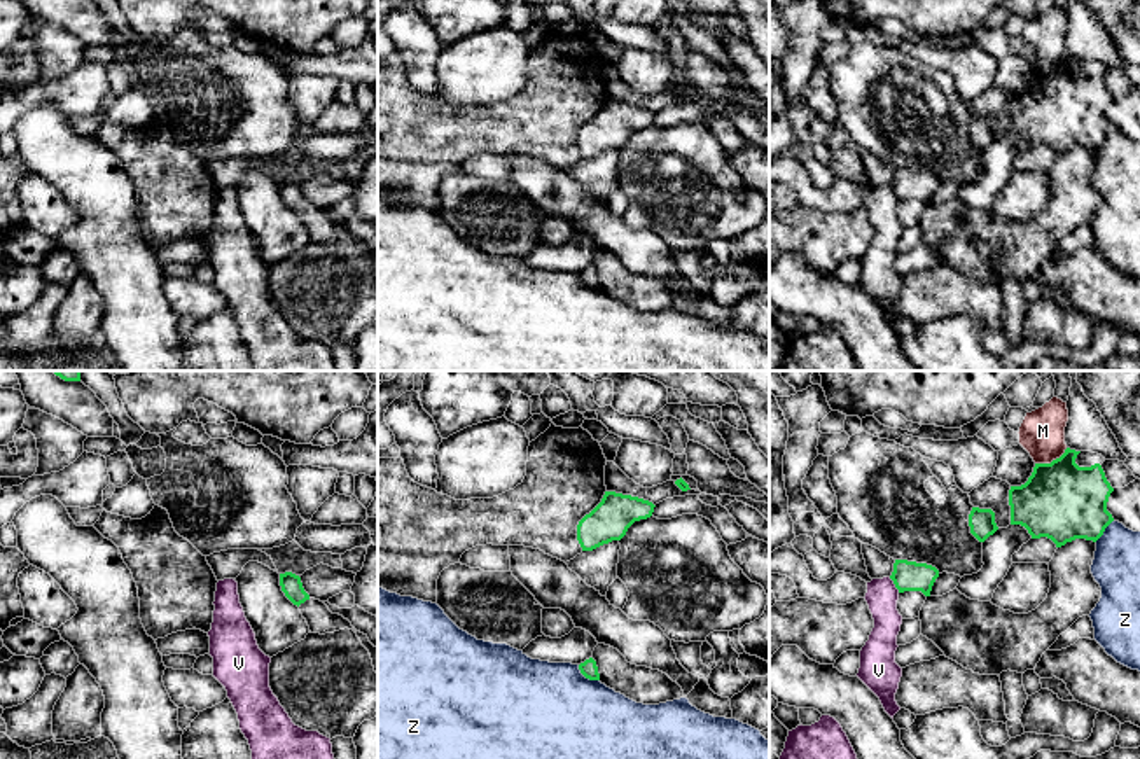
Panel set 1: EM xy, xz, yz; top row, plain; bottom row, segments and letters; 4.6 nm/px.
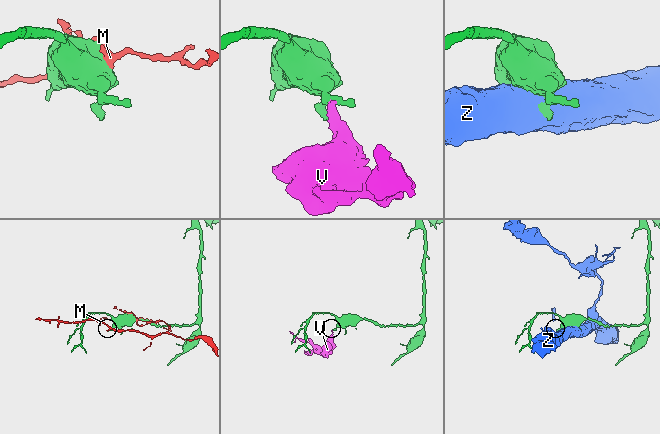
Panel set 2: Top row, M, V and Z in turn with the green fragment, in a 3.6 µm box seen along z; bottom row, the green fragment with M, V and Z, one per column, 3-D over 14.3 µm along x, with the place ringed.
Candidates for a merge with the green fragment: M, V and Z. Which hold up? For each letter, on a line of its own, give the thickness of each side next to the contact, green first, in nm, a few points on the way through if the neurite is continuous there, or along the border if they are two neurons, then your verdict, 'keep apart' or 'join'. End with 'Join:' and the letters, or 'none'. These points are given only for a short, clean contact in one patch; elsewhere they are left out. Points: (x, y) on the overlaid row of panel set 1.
M: 360/200 nm | keep apart
V: 140/150 nm | along yz (889, 577), (899, 591) | keep apart
Z: 80/440 nm | keep apart
Join: none

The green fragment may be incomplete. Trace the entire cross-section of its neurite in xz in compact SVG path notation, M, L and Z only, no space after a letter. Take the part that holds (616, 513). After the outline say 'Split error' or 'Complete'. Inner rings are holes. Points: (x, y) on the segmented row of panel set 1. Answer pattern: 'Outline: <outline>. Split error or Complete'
Outline: M605 491L601 502L577 525L582 551L621 540L635 521L650 518L654 507L652 502L638 497Z. Complete

